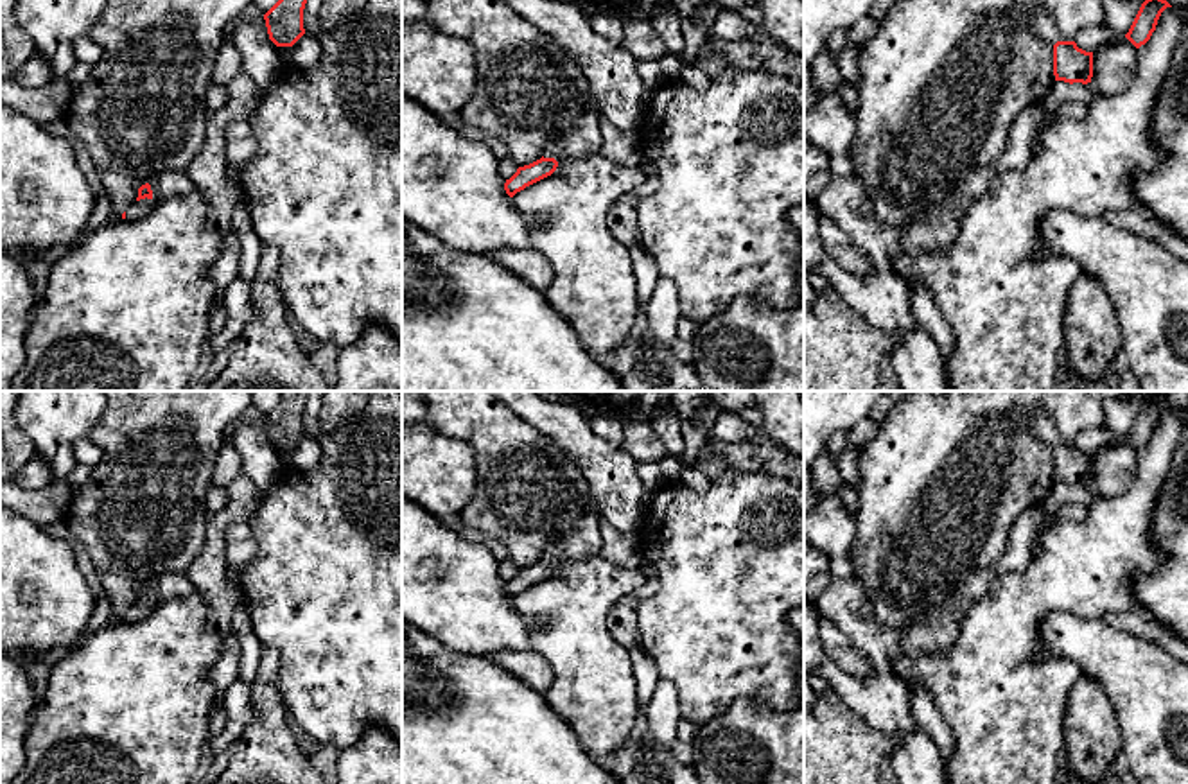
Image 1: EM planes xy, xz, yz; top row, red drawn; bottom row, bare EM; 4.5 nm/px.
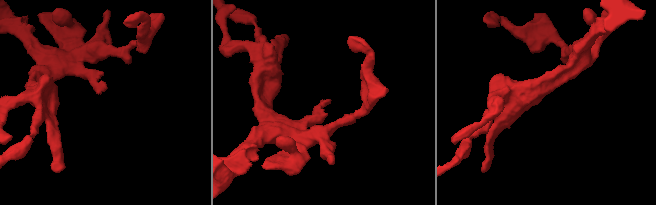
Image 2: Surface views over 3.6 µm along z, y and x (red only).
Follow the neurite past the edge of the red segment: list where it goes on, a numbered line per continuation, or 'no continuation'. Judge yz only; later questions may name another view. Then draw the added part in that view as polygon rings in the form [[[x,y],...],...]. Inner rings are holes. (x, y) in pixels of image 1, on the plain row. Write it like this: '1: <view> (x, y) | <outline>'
no continuation

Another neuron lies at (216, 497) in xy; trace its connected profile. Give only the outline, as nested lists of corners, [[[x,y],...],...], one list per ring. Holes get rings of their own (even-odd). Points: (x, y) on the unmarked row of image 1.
[[[210,484],[206,492],[206,511],[217,513],[228,504],[228,490],[217,484]]]

